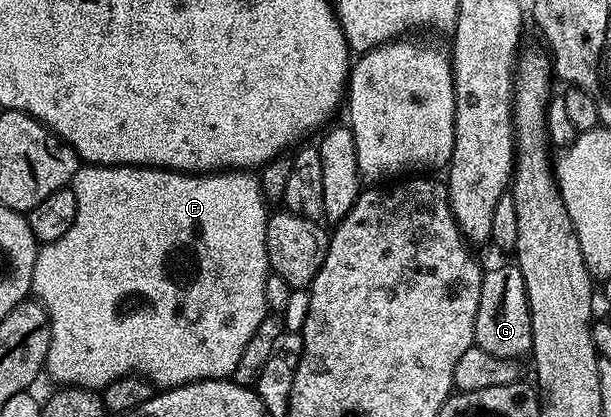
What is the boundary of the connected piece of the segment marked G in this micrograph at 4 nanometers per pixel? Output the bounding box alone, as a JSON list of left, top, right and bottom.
[473,263,533,359]

